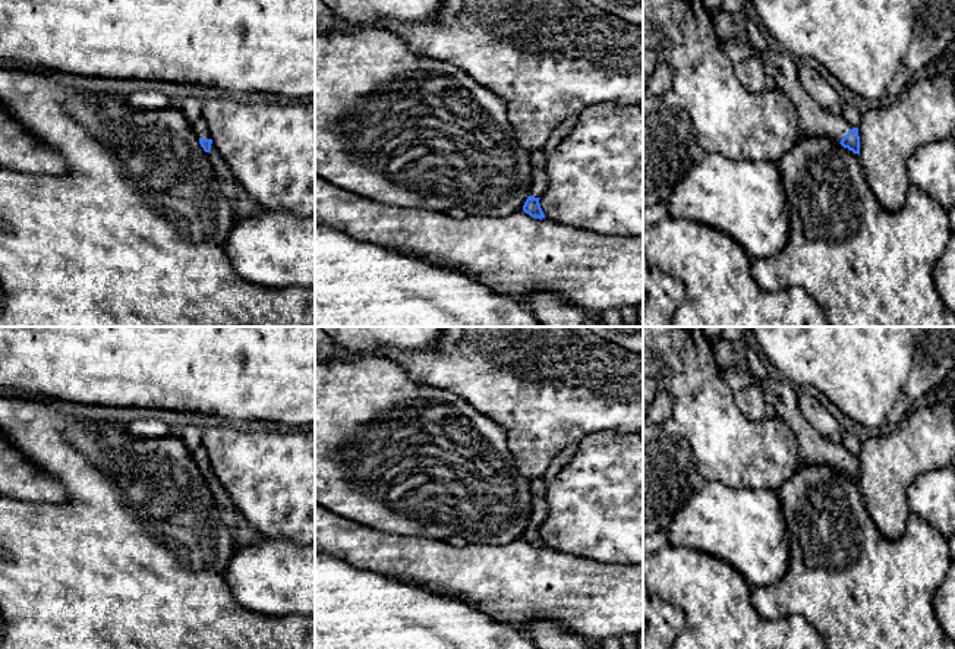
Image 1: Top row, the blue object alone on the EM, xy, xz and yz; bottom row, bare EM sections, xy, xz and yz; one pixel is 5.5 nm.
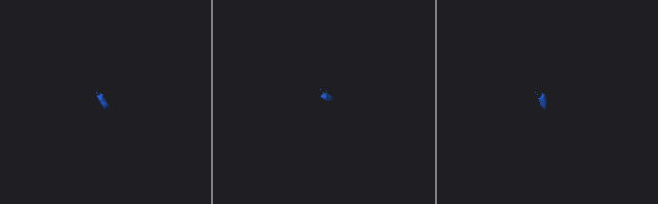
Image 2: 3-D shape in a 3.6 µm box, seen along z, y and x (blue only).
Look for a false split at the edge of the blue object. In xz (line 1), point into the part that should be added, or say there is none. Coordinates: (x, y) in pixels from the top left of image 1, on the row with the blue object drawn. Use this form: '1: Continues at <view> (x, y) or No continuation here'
1: Continues at xz (539, 180)

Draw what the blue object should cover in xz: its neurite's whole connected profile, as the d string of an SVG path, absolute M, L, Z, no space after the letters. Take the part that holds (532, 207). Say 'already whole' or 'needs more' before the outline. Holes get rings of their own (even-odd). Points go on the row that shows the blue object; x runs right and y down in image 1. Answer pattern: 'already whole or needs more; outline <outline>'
needs more; outline M542 149L532 152L532 183L523 205L526 214L539 220L545 218L539 199L548 188L546 160L548 155Z

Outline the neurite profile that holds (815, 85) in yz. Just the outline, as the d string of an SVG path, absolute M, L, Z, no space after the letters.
M798 60L797 66L798 79L804 91L826 111L836 117L842 117L842 100L823 79L823 76L807 64L806 60Z

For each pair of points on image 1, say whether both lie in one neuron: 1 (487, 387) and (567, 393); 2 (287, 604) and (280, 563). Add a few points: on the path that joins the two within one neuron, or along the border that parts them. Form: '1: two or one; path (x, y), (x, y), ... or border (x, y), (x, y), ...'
1: one; path (507, 387), (547, 388)
2: one; path (287, 594), (287, 582), (280, 573)

